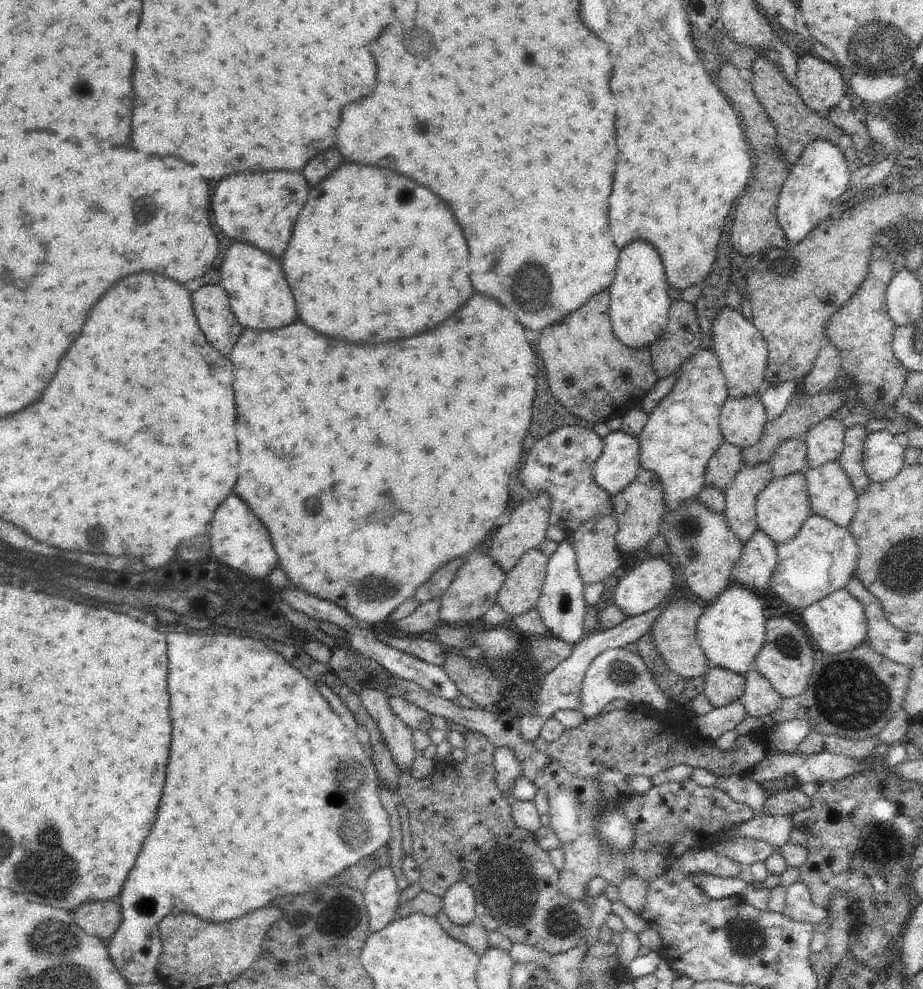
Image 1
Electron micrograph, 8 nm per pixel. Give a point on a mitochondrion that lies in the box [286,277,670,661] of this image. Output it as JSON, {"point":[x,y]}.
{"point":[373,589]}

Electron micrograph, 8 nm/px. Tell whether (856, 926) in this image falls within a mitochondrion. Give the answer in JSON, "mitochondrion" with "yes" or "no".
{"mitochondrion":"no"}

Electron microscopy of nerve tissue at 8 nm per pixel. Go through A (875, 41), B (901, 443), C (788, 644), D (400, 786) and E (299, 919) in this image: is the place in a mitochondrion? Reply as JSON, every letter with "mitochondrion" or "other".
{"A":"mitochondrion","B":"other","C":"mitochondrion","D":"other","E":"other"}

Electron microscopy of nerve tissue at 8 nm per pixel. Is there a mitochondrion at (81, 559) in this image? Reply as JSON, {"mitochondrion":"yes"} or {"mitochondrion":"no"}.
{"mitochondrion":"yes"}

